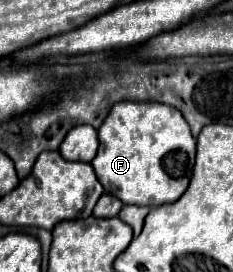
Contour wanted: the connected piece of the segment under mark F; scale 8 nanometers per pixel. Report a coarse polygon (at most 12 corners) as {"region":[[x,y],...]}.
{"region":[[119,101],[91,161],[107,193],[157,207],[189,187],[179,109]]}

